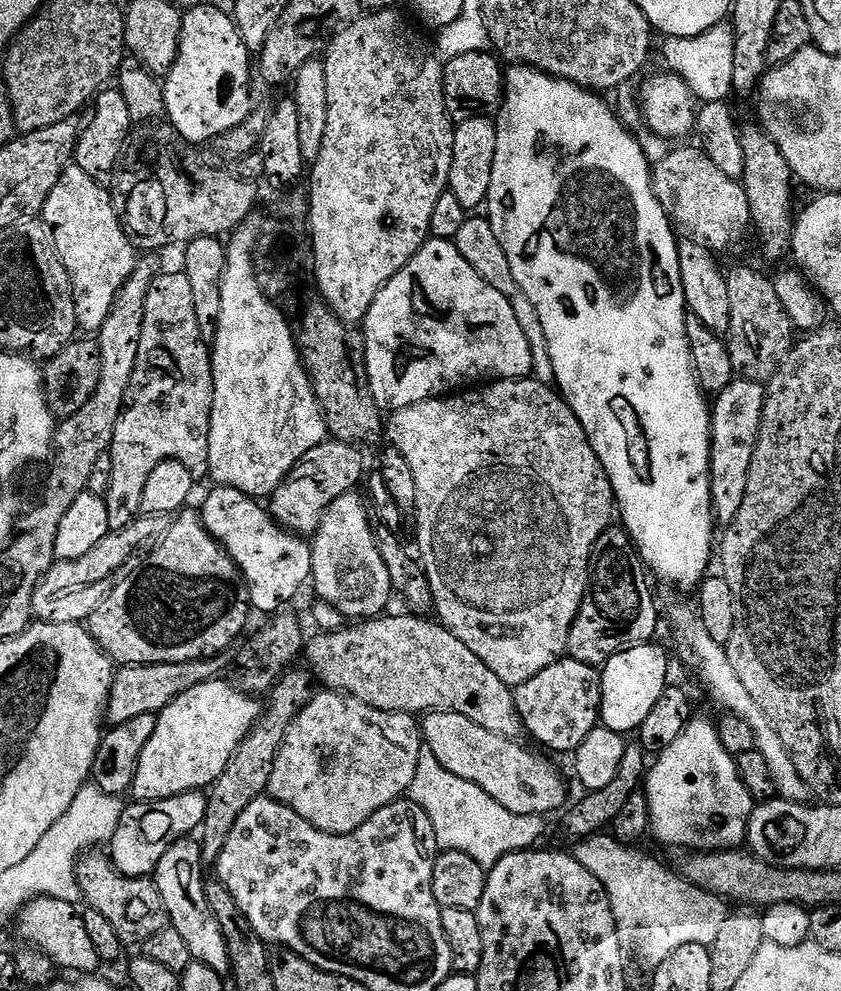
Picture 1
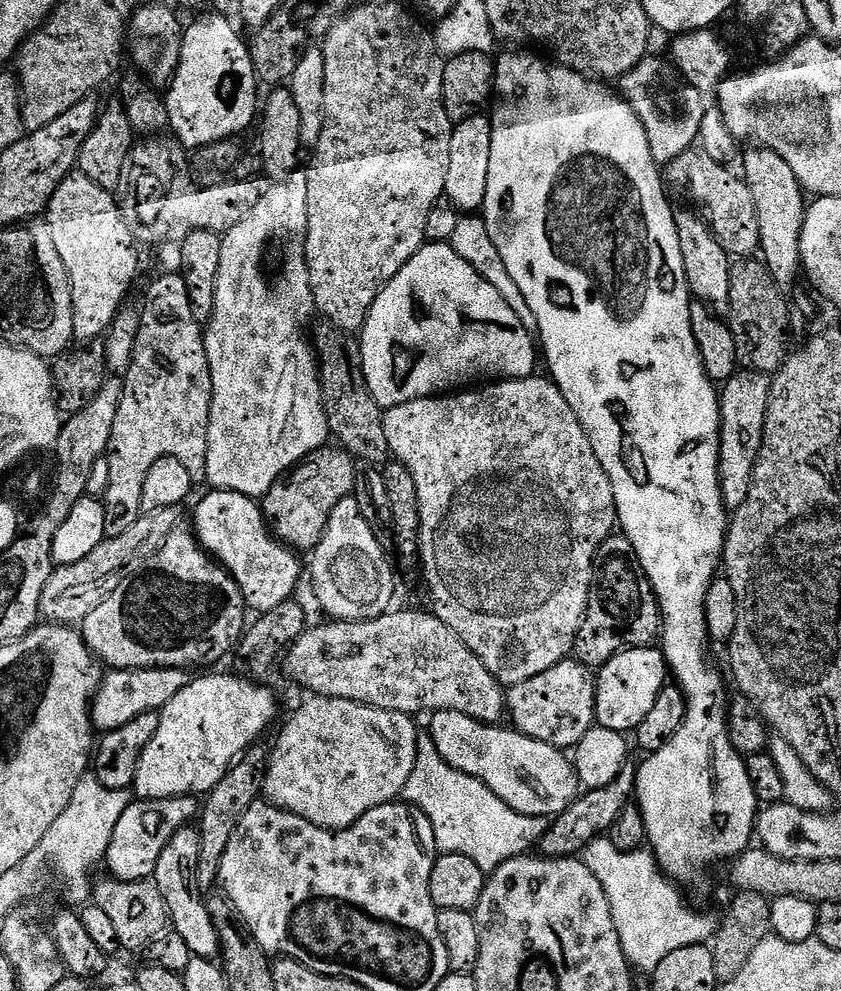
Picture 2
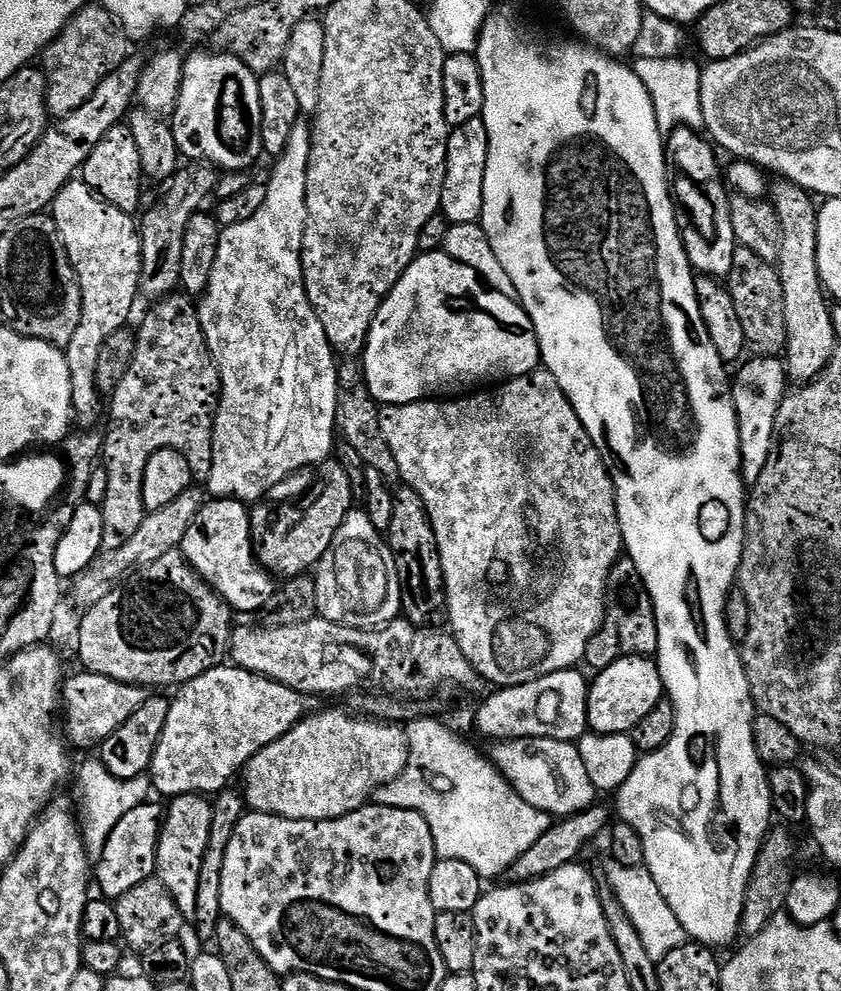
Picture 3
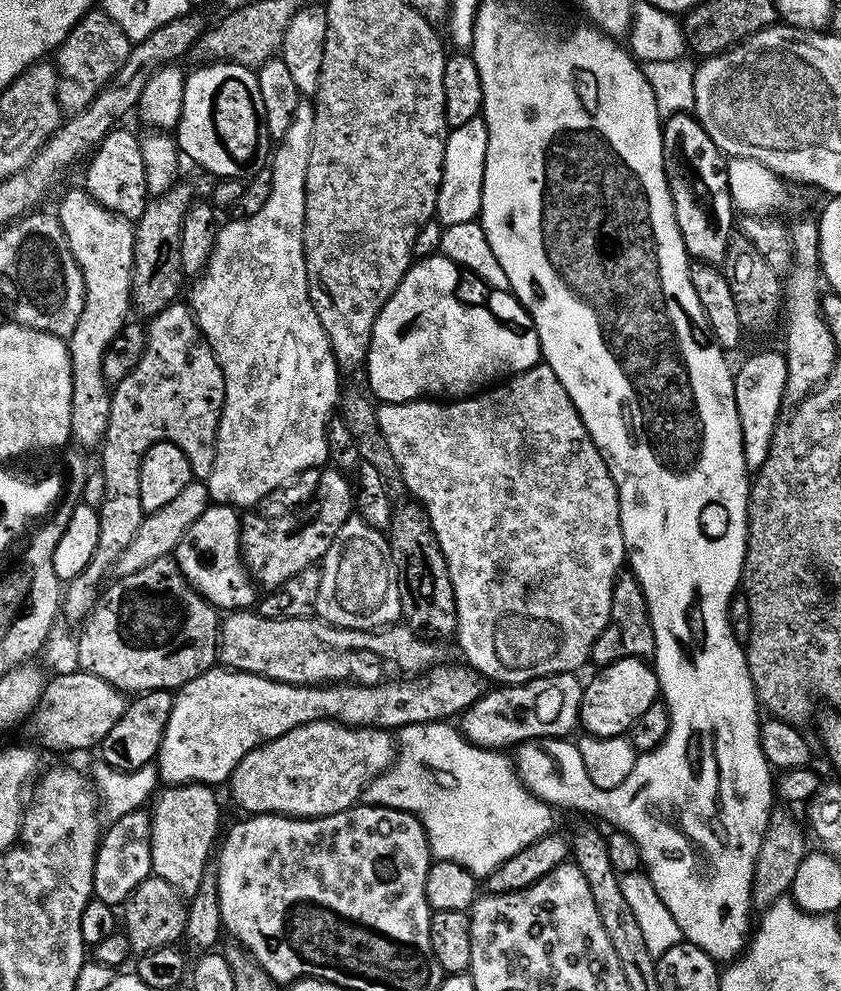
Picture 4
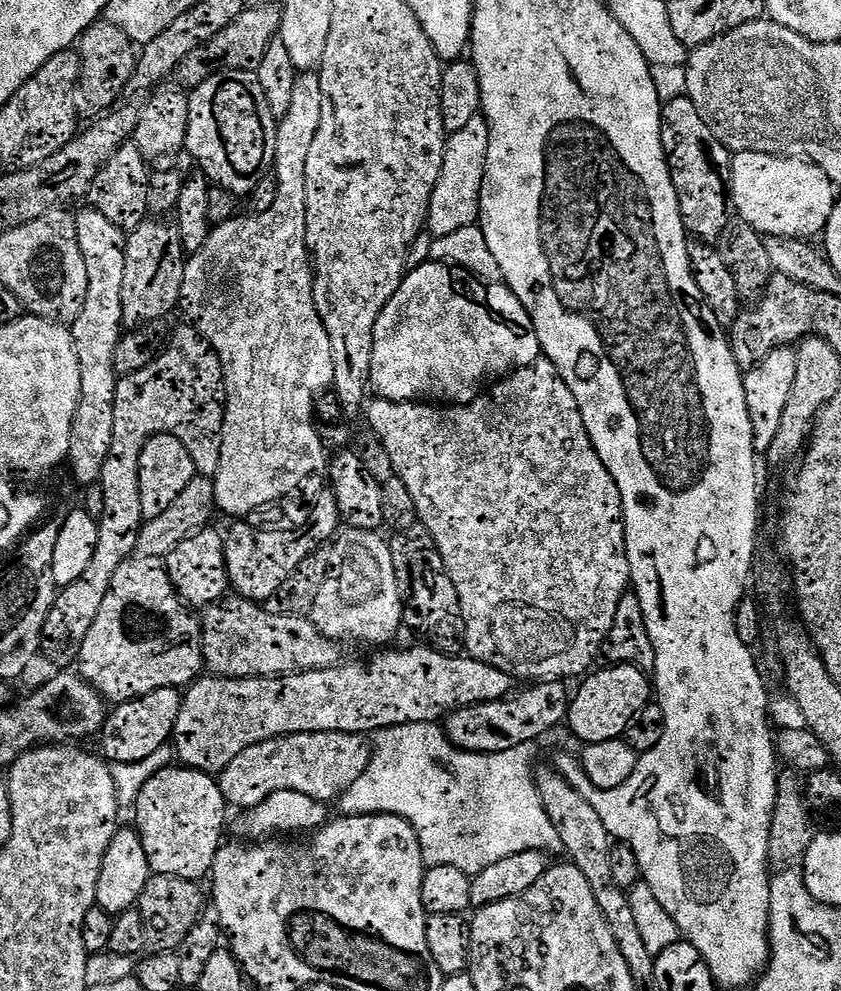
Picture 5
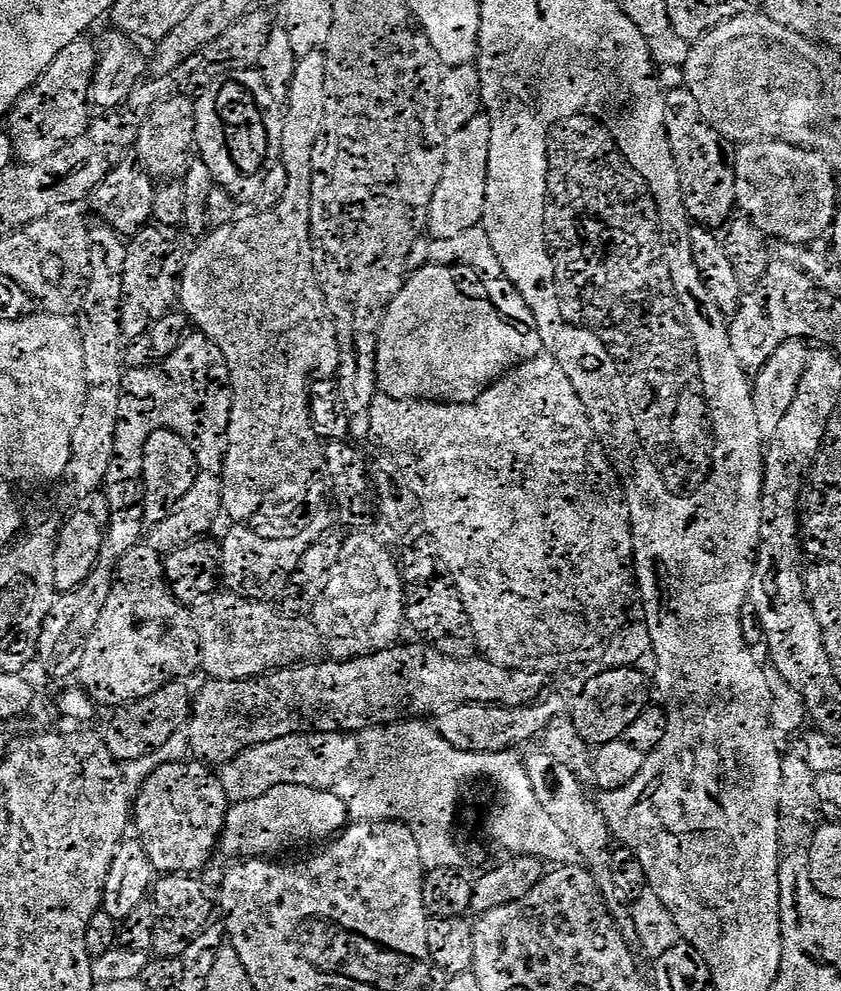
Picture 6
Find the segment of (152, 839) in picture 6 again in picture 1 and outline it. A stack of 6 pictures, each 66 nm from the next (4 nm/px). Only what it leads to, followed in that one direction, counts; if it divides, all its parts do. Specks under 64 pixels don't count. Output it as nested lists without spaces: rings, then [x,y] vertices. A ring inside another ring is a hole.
[[[181,838],[173,840],[166,854],[162,854],[162,862],[158,862],[154,873],[154,883],[162,894],[170,927],[178,930],[178,934],[182,934],[186,946],[190,946],[193,961],[210,966],[210,970],[224,974],[230,968],[228,951],[226,942],[222,938],[222,930],[218,930],[218,922],[214,914],[210,914],[210,906],[206,902],[204,871],[206,865],[200,853],[199,839]]]

